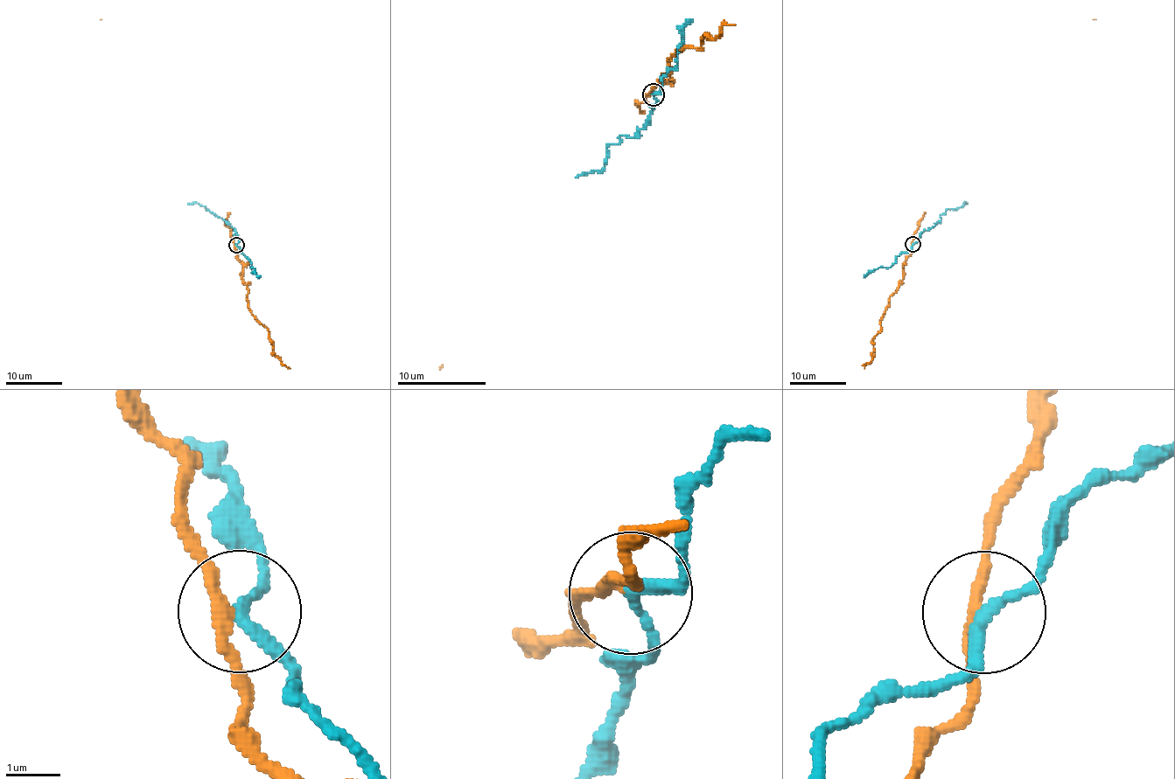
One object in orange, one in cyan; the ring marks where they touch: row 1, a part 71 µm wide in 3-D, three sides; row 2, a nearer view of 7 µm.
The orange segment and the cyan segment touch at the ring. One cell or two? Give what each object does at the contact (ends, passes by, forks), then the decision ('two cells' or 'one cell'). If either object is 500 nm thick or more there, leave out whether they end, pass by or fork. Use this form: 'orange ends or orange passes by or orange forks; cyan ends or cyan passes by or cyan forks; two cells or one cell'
orange passes by; cyan passes by; two cells

